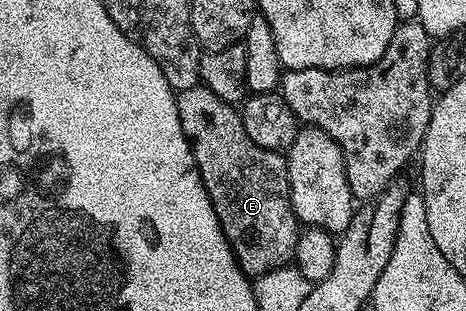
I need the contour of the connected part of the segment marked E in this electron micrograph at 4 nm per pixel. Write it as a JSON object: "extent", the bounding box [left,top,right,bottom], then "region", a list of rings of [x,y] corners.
{"extent":[176,82,299,278],"region":[[[198,82],[191,90],[176,93],[176,97],[183,134],[193,146],[193,157],[201,171],[201,181],[204,182],[211,198],[211,206],[224,227],[225,237],[237,255],[237,263],[250,278],[286,267],[294,259],[299,235],[299,221],[289,200],[288,159],[282,153],[255,146],[255,142],[247,138],[247,130],[243,130],[240,111],[219,98],[219,94],[205,87],[204,83]]]}

